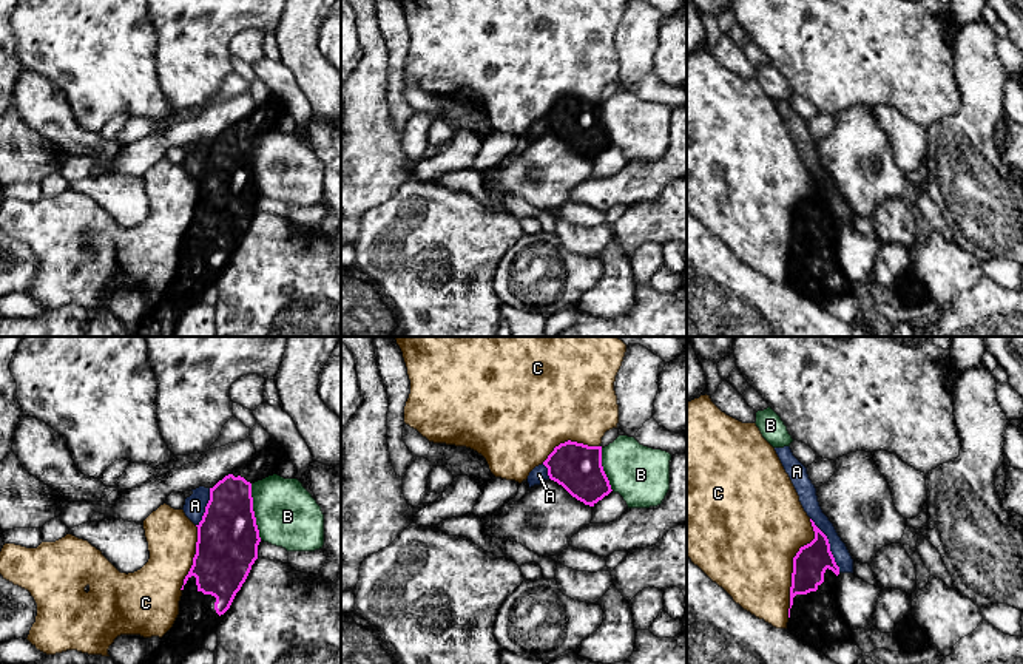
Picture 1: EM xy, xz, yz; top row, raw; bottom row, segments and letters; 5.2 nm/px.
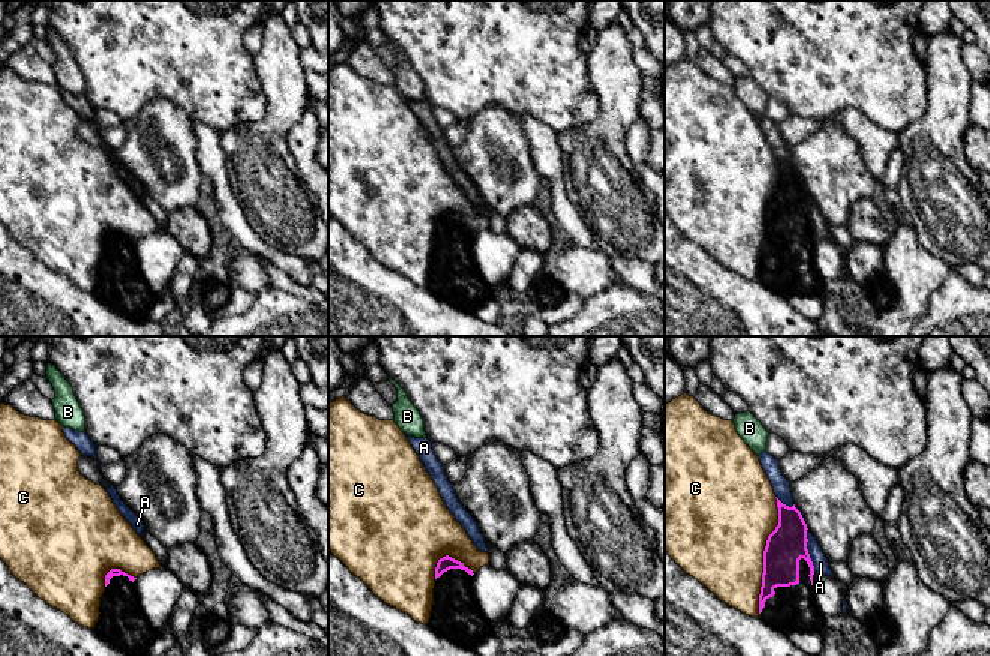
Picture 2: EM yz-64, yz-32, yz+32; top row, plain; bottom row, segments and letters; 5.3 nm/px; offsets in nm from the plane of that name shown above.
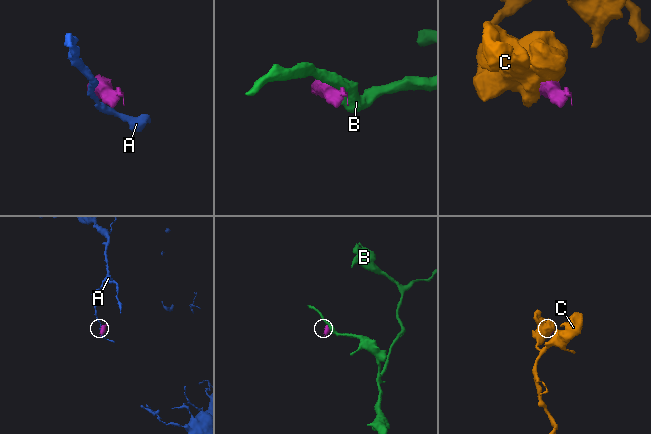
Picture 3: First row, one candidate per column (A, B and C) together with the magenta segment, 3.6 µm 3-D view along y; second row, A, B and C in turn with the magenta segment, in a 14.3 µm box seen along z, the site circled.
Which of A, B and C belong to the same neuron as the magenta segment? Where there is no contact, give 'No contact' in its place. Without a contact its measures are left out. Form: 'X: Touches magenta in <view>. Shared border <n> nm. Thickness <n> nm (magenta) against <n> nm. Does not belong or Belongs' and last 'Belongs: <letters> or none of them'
A: Touches magenta in yz. Shared border 320 nm. Thickness 180 nm (magenta) against 90 nm. Does not belong
B: Touches magenta in xy. Shared border 300 nm. Thickness 320 nm (magenta) against 320 nm. Does not belong
C: Touches magenta in yz. Shared border 550 nm. Thickness 180 nm (magenta) against 480 nm. Does not belong
Belongs: none of them

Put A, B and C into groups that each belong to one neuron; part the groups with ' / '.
A / B / C

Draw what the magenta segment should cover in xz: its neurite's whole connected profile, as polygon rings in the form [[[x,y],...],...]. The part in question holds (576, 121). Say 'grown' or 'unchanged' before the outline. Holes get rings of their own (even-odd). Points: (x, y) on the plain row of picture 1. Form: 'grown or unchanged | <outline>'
unchanged | [[[568,94],[555,100],[543,119],[551,134],[585,159],[594,161],[613,145],[602,120],[602,100]]]

